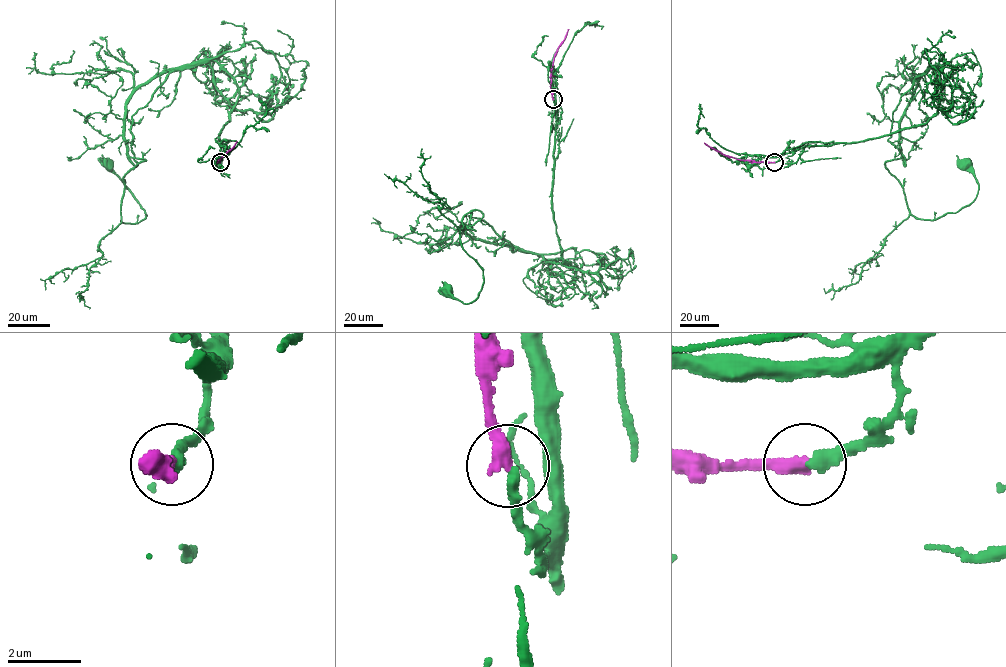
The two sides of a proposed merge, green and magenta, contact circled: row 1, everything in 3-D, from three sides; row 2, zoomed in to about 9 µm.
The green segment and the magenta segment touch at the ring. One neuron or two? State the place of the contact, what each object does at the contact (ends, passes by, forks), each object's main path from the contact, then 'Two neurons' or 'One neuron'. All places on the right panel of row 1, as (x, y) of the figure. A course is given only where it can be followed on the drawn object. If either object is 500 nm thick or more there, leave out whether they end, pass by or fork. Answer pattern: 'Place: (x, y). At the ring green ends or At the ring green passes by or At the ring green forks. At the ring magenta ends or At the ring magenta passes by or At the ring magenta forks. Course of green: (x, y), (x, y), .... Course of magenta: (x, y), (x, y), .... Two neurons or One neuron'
Place: (774, 162). At the ring green ends. At the ring magenta ends. Course of green: (774, 162), (925, 124), (933, 67), (885, 167), (908, 211), (936, 219), (975, 199), (965, 164). Course of magenta: (774, 162), (738, 159), (704, 143). Two neurons

